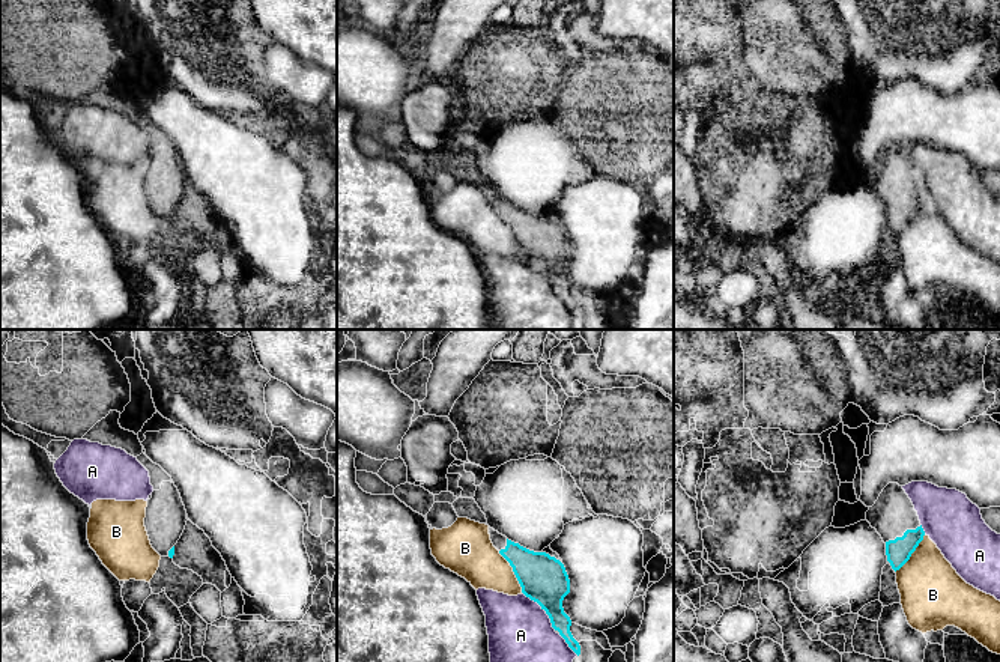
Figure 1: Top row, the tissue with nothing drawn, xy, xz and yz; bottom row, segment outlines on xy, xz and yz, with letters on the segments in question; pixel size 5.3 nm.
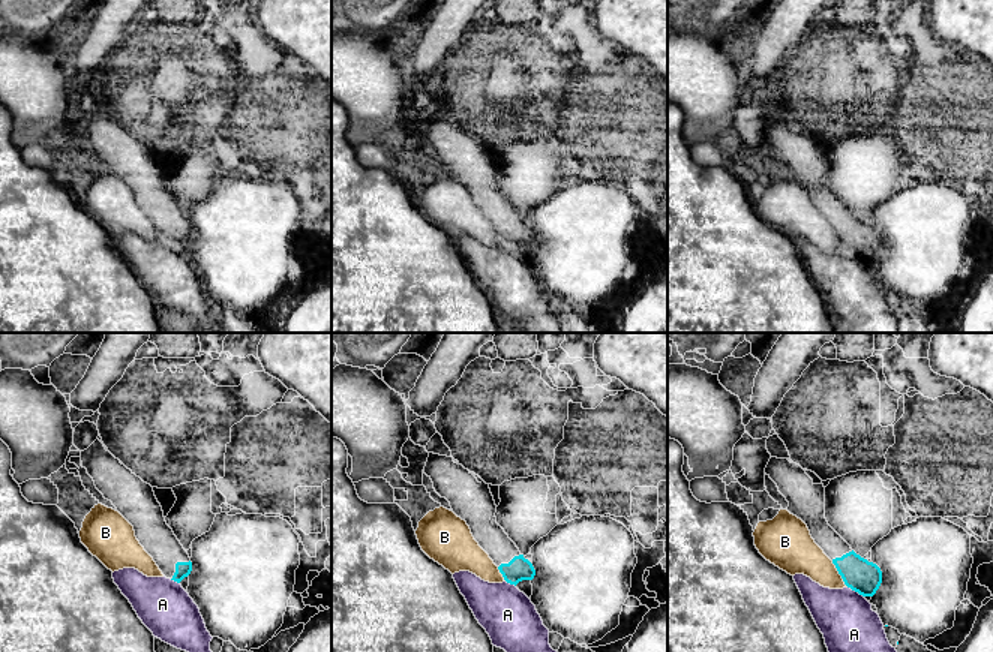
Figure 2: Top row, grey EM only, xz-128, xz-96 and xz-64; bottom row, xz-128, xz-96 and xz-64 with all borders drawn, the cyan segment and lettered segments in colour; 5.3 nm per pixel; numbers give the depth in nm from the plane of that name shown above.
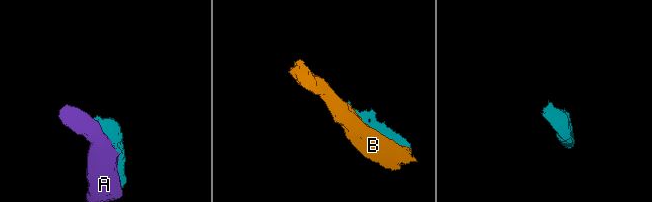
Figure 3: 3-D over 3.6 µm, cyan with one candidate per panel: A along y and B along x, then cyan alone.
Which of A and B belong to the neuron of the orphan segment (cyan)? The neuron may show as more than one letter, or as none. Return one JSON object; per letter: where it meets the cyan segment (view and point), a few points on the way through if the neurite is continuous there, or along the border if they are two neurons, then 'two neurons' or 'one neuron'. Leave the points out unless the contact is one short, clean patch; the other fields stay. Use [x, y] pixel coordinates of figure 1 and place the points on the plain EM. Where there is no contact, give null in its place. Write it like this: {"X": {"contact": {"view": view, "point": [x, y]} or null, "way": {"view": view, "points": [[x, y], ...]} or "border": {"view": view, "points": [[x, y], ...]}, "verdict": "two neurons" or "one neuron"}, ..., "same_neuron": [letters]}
{"A": {"contact": {"view": "xz", "point": [543, 271]}, "verdict": "two neurons"}, "B": {"contact": {"view": "xz", "point": [513, 233]}, "verdict": "two neurons"}, "same_neuron": []}

